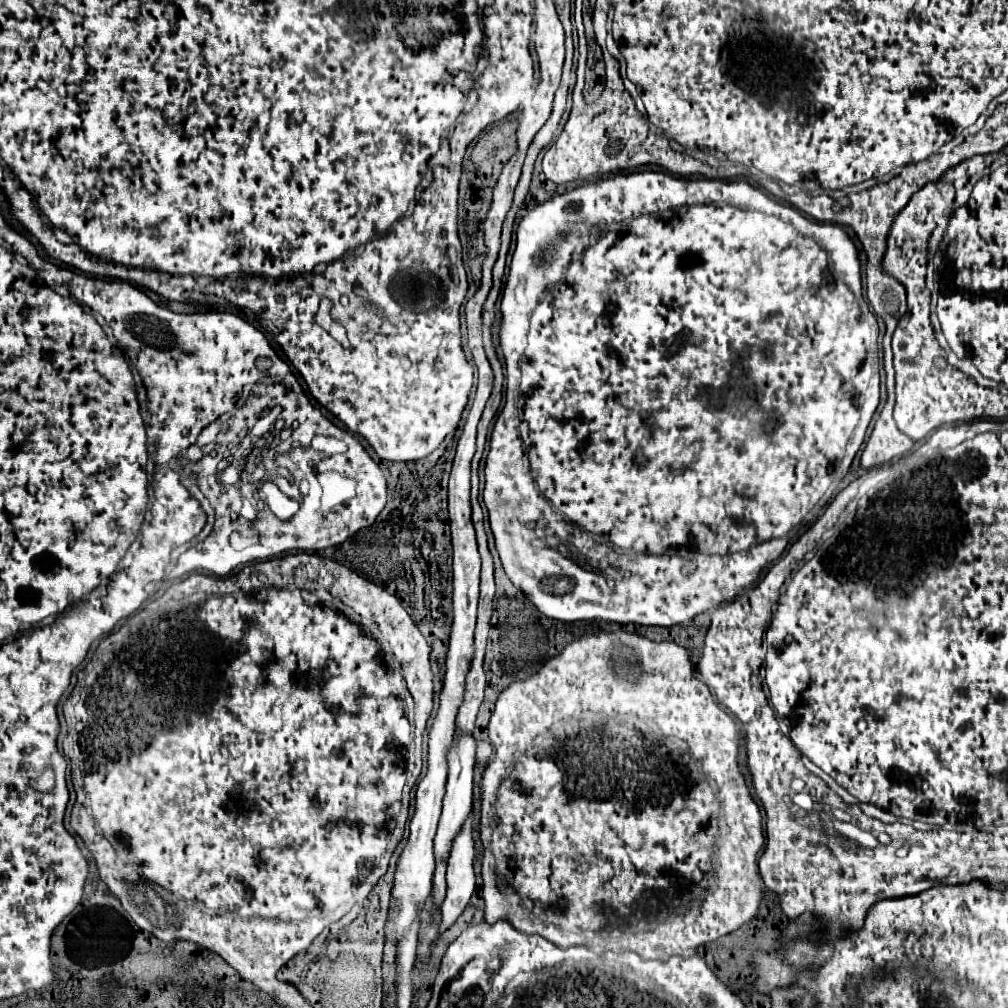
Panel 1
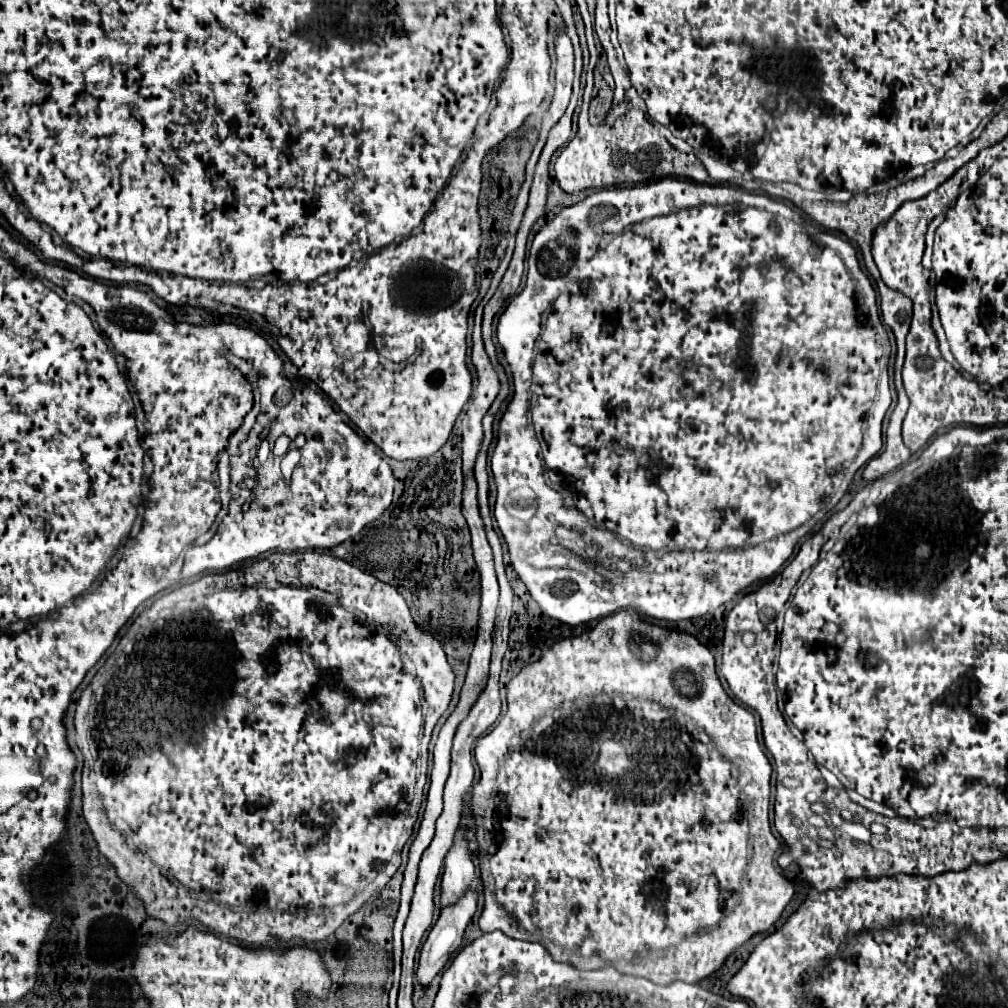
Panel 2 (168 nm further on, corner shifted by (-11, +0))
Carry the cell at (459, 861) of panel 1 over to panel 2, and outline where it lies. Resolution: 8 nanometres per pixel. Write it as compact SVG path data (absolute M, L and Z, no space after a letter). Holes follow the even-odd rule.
M470 889L456 905L442 909L436 925L428 933L428 939L424 941L420 951L416 977L422 987L430 985L430 981L444 969L452 953L460 947L464 929L468 927L474 913L476 913L474 889Z

